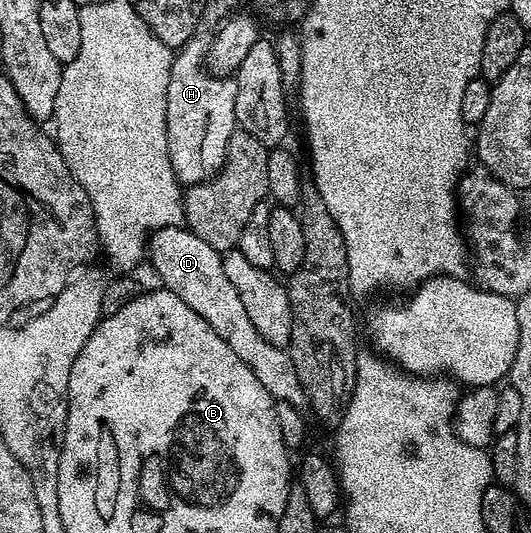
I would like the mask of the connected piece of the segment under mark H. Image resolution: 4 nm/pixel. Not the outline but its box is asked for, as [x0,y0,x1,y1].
[167,32,238,187]

